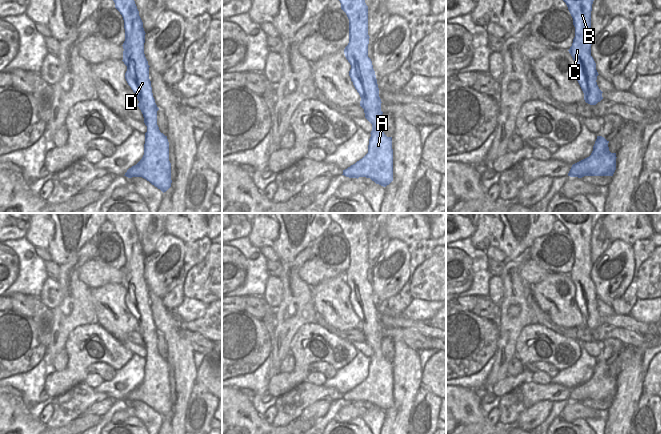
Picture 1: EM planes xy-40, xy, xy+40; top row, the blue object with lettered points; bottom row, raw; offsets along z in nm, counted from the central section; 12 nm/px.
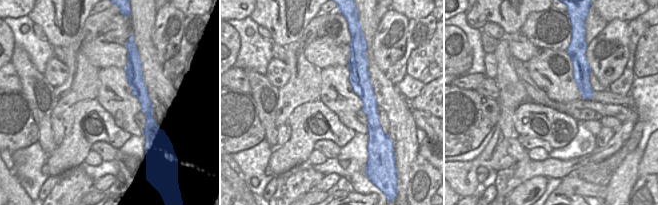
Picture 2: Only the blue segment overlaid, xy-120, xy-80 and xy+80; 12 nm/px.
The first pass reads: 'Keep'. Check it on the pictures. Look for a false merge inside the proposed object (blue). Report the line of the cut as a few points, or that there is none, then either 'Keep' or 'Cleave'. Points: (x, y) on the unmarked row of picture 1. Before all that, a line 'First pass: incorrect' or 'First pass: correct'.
First pass: correct
No split. Keep.

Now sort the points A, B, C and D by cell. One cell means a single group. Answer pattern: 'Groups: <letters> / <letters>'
Groups: A B C D.

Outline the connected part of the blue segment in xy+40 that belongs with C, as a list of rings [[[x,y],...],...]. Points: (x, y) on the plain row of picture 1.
[[[552,213],[567,229],[573,242],[575,261],[568,274],[575,286],[575,301],[590,329],[600,326],[602,315],[597,309],[596,287],[591,280],[591,235],[597,213]]]

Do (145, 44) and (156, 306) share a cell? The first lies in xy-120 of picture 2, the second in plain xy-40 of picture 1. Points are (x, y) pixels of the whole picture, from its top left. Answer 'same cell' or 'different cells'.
same cell

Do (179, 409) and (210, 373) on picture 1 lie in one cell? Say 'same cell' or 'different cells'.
different cells

